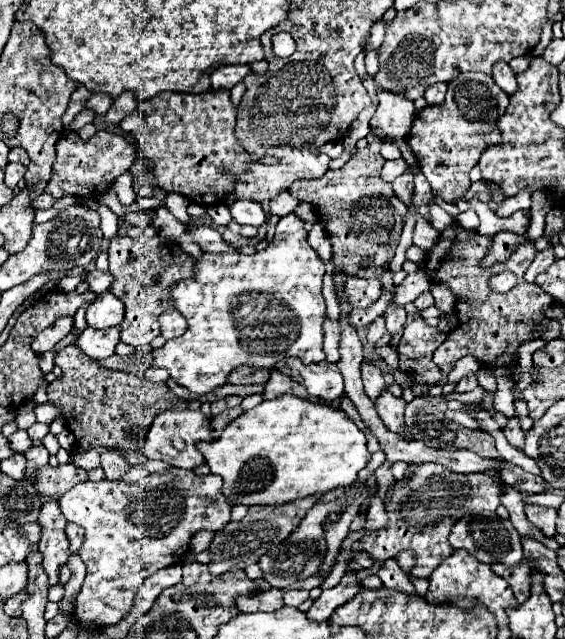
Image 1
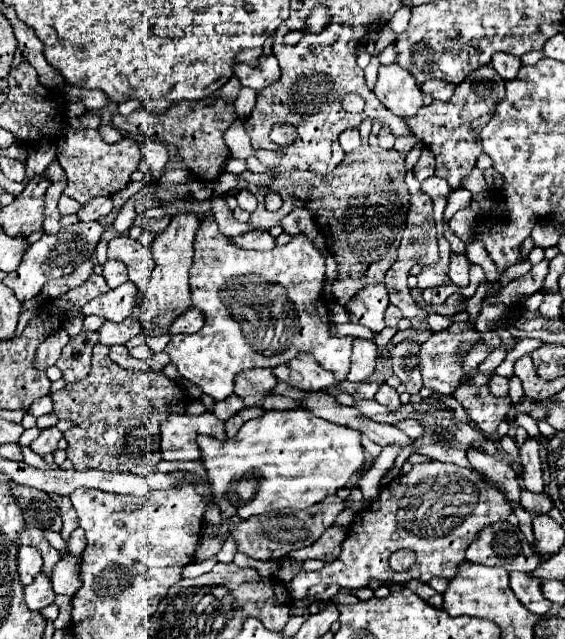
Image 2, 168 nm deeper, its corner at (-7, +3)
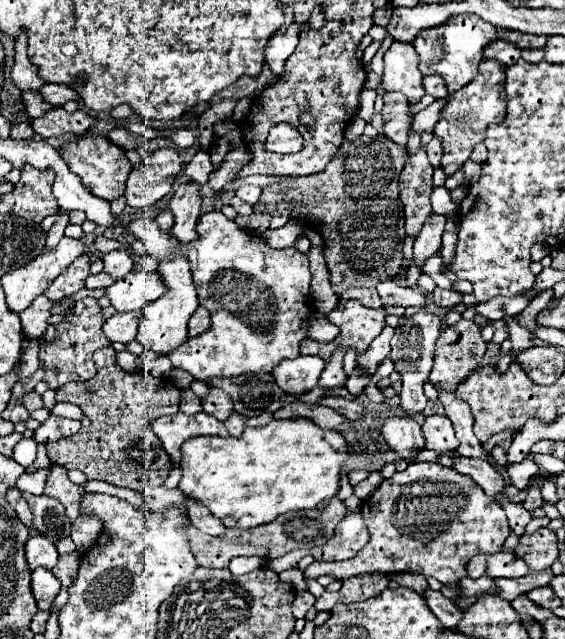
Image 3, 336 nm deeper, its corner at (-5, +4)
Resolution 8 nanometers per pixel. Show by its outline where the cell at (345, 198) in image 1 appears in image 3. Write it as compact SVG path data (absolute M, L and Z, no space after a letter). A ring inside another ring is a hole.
M356 138L344 140L342 150L328 162L324 172L278 180L268 188L262 188L260 200L254 204L254 212L268 212L272 216L286 216L310 230L316 230L324 240L324 256L330 270L330 284L336 294L342 294L350 286L376 286L394 278L402 268L402 244L404 244L404 206L398 196L398 178L406 162L406 148L390 138Z

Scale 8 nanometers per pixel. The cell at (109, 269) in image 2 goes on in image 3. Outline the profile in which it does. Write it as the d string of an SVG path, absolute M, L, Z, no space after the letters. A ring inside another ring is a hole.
M122 250L104 254L102 262L104 262L104 272L110 274L114 280L124 278L124 276L126 276L128 272L132 272L132 268L134 268L132 258L130 258L126 252L122 252Z

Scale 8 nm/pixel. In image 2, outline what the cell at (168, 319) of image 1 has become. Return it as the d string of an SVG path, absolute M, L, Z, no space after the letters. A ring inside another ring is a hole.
M188 309L184 315L180 315L172 327L170 327L170 333L176 335L176 333L196 333L204 327L204 313L200 309Z

